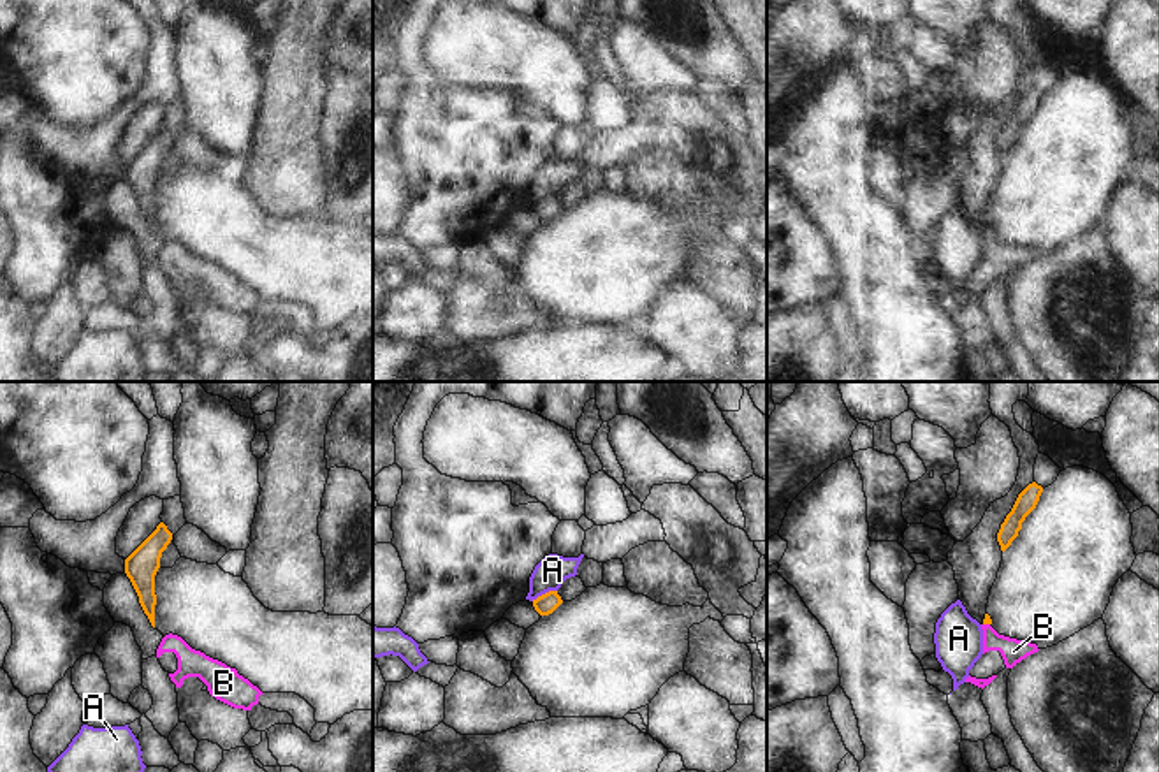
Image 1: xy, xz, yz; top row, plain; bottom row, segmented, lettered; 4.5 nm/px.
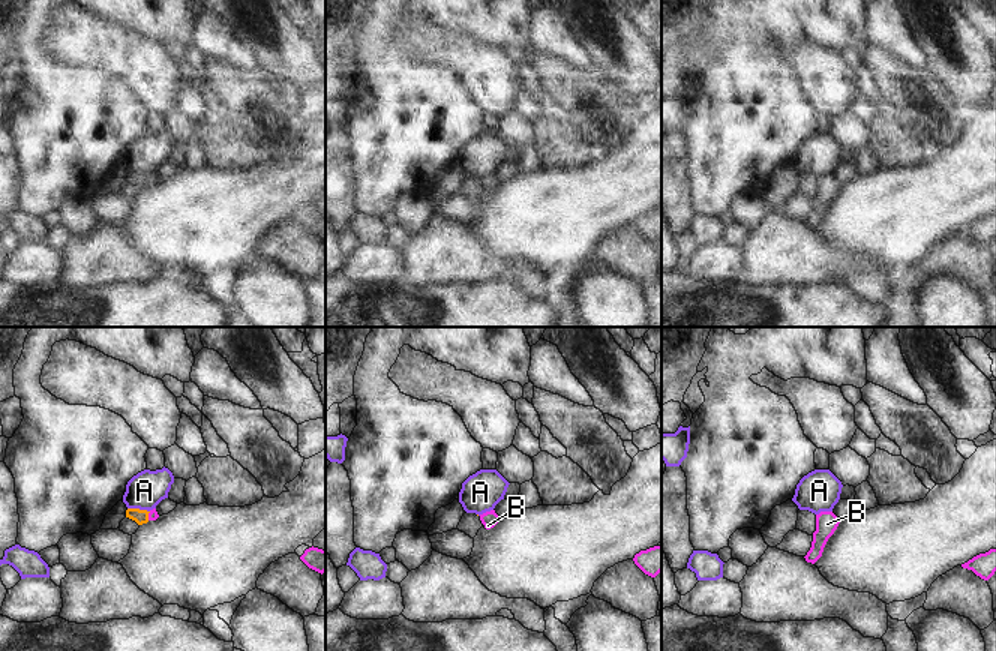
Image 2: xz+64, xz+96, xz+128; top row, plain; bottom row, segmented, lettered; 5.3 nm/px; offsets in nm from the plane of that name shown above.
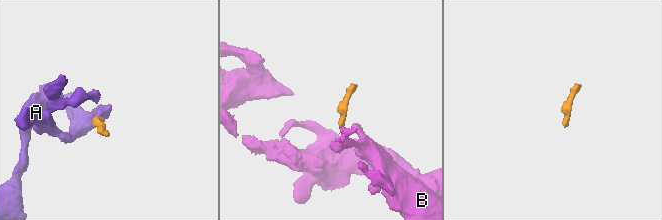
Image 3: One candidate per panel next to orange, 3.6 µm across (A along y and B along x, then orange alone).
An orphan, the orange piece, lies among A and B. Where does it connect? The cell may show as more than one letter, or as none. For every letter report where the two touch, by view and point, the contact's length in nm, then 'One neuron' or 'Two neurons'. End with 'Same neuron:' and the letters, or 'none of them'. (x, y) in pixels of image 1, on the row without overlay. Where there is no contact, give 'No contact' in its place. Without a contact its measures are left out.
A: Touches orange at xz (546, 199). Shared border 130 nm. Two neurons
B: Touches orange at yz (987, 229). Shared border 30 nm. One neuron
Same neuron: B.

